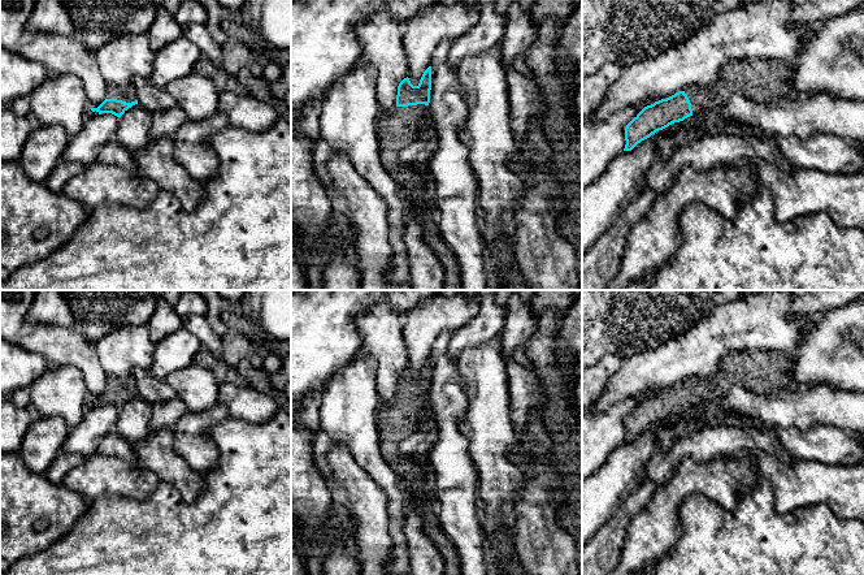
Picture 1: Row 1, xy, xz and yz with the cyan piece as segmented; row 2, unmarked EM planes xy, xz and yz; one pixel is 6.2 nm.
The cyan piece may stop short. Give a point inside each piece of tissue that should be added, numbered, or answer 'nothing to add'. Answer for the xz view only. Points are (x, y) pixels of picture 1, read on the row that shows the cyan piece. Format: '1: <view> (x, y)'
1: xz (396, 132)

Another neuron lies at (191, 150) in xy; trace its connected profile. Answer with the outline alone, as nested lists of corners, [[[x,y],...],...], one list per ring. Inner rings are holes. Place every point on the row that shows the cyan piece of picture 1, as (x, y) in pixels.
[[[216,112],[208,118],[187,120],[172,137],[175,159],[199,185],[213,178],[218,169],[218,157],[207,138],[225,127],[229,127],[226,114]]]

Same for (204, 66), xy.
[[[203,53],[195,62],[192,73],[212,79],[218,91],[231,91],[243,96],[248,94],[247,87],[240,85],[235,75],[230,75],[221,66],[216,66]]]

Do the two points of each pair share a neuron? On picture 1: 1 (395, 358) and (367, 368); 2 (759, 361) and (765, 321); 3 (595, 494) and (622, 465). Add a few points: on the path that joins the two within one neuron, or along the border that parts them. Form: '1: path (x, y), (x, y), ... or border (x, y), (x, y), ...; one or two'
1: border (357, 354), (369, 354), (374, 359), (378, 394); two
2: border (791, 350), (730, 351); two
3: path (603, 487), (617, 472); one

